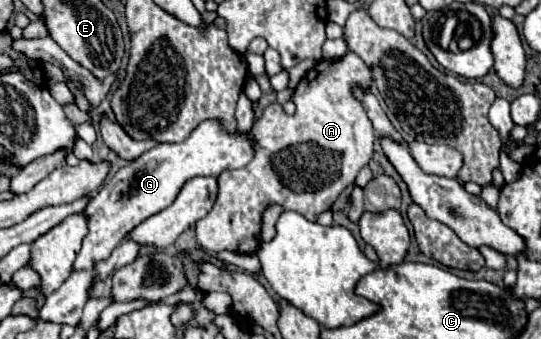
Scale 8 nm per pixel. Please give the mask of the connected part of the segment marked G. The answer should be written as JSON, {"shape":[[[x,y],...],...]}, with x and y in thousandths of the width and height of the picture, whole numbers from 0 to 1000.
{"shape":[[[383,351],[368,363],[338,422],[298,422],[268,445],[261,463],[220,499],[205,534],[165,593],[157,617],[165,640],[165,687],[153,705],[153,729],[135,794],[168,794],[179,770],[198,764],[213,723],[220,723],[242,676],[250,676],[272,640],[312,611],[349,528],[401,522],[409,504],[453,493],[460,469],[468,469],[464,386],[427,392],[409,369],[405,351]]]}

